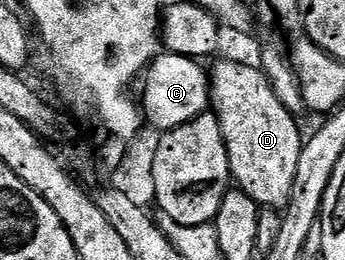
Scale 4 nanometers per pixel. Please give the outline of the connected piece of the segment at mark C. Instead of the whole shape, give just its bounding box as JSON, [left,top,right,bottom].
[143,53,210,131]

